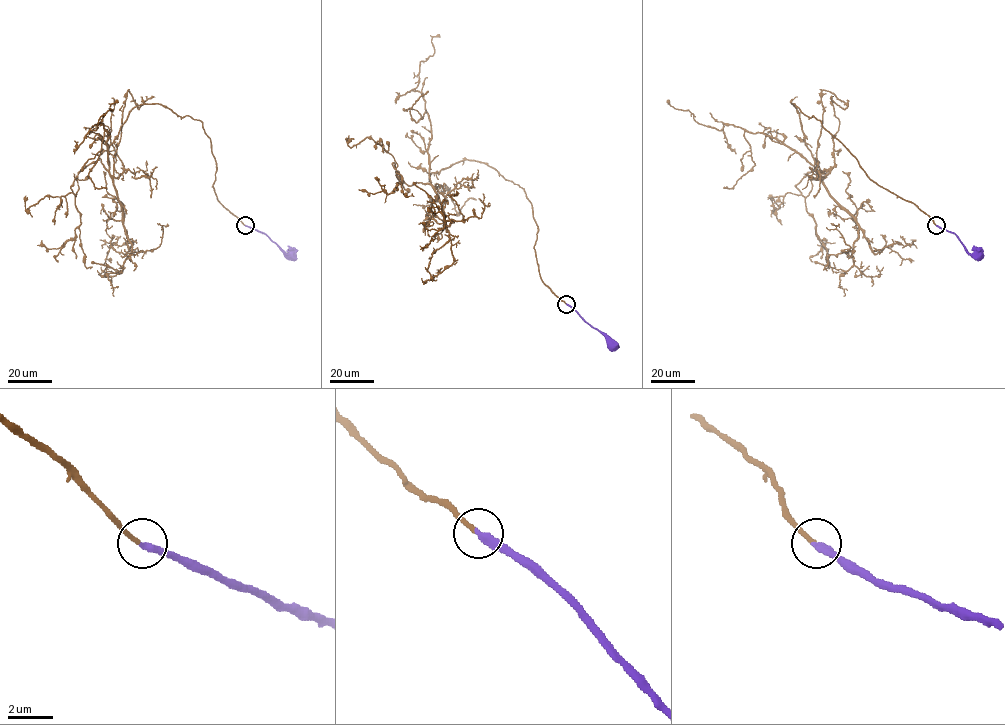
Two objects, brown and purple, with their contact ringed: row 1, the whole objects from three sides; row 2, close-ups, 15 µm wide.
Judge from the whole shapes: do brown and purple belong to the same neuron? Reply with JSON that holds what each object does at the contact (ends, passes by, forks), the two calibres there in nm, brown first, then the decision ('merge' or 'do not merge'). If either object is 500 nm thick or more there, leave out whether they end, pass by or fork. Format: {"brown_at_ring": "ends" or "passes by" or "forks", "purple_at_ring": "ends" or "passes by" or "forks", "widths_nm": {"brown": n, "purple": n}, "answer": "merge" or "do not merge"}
{"brown_at_ring": "ends", "purple_at_ring": "ends", "widths_nm": {"brown": 200, "purple": 360}, "answer": "do not merge"}

